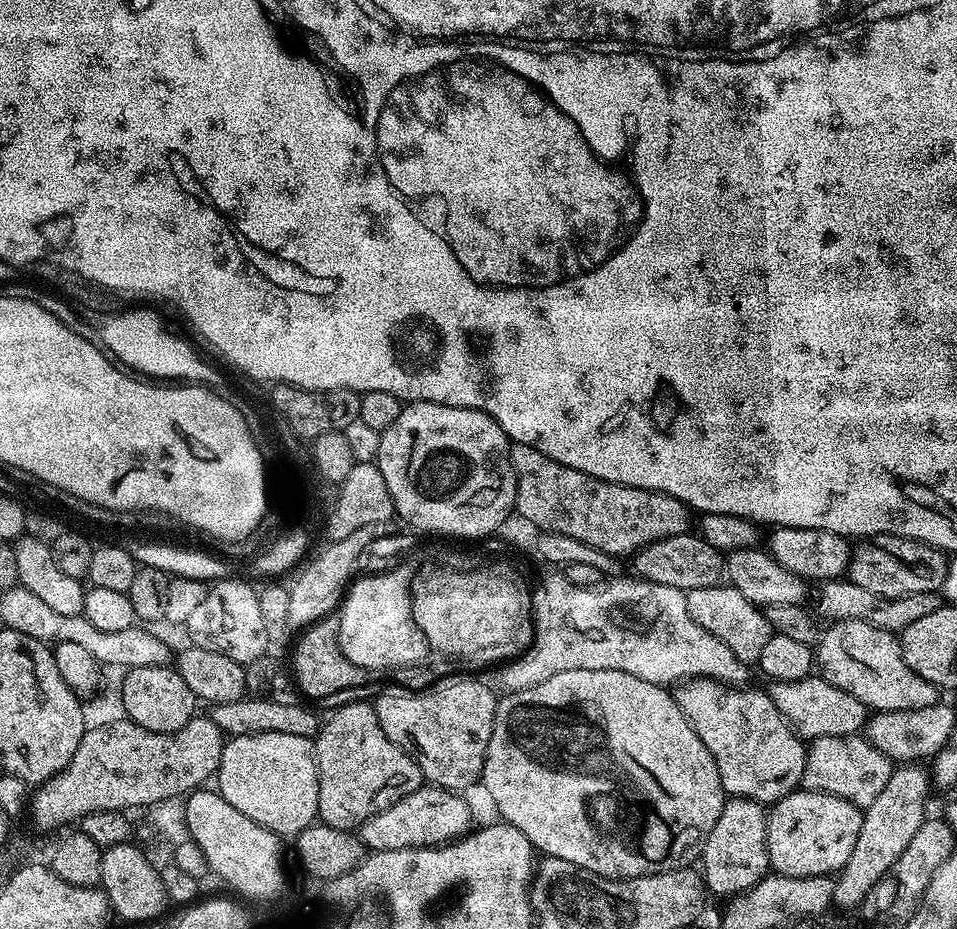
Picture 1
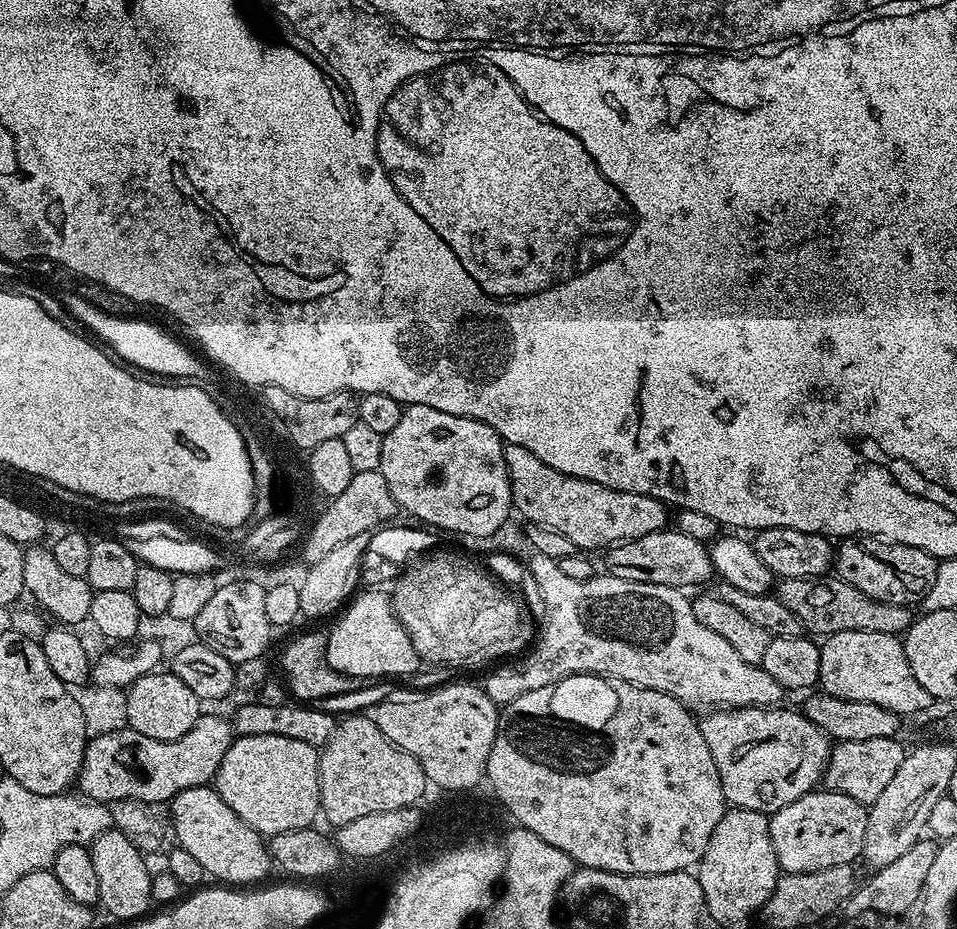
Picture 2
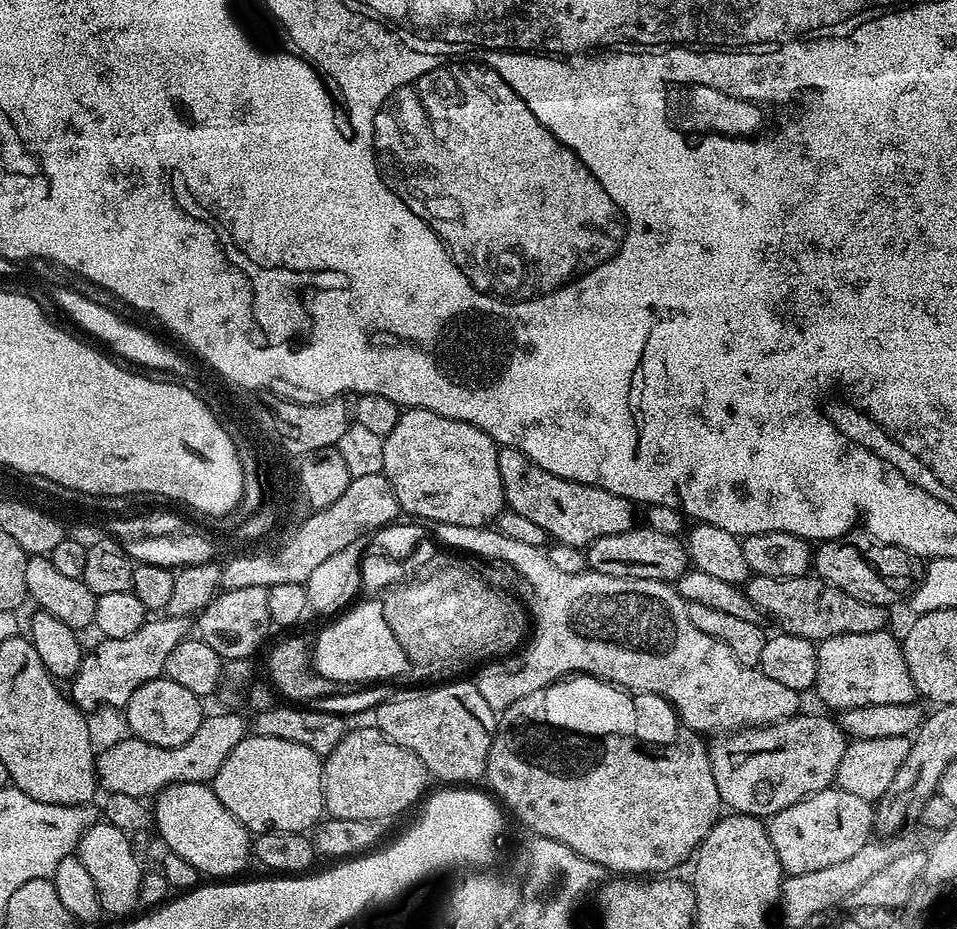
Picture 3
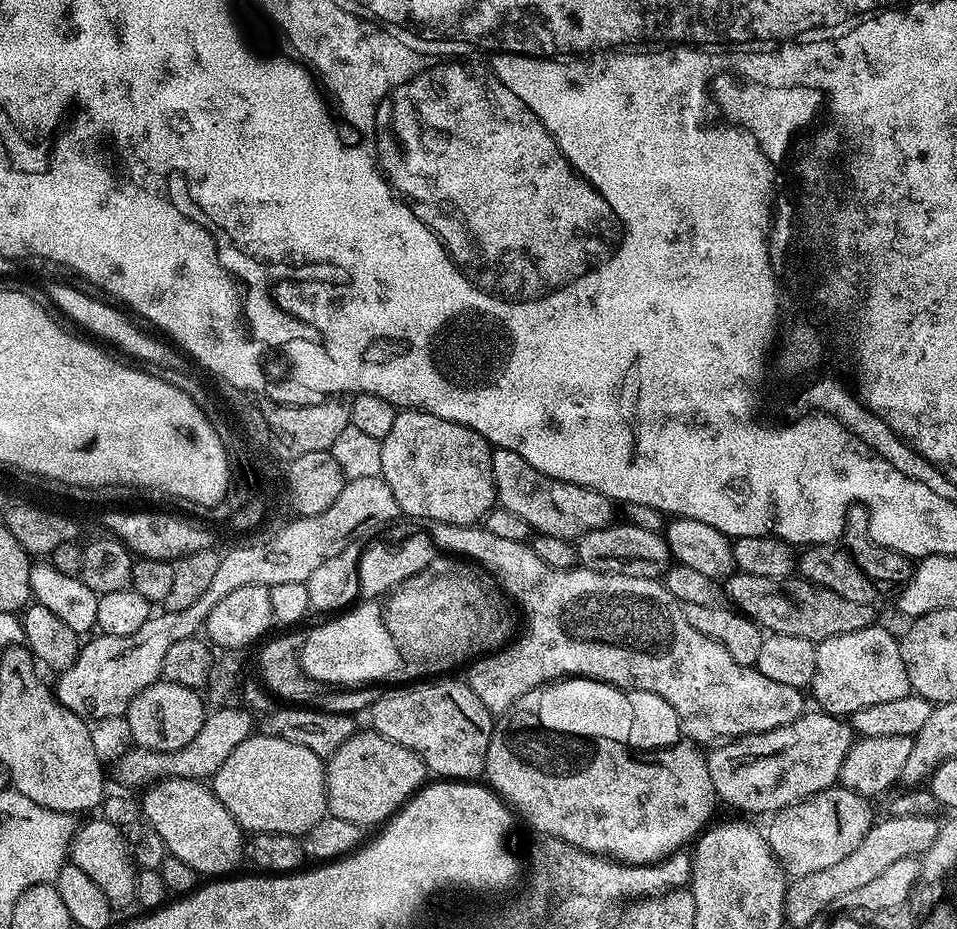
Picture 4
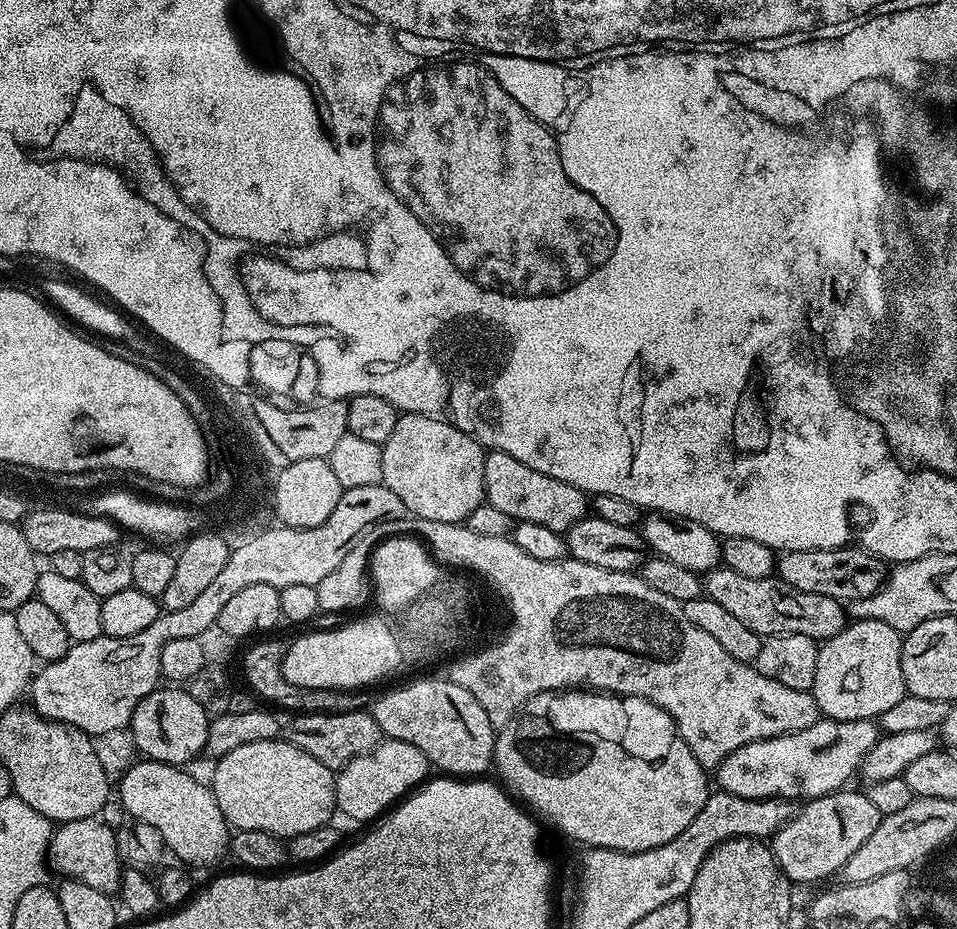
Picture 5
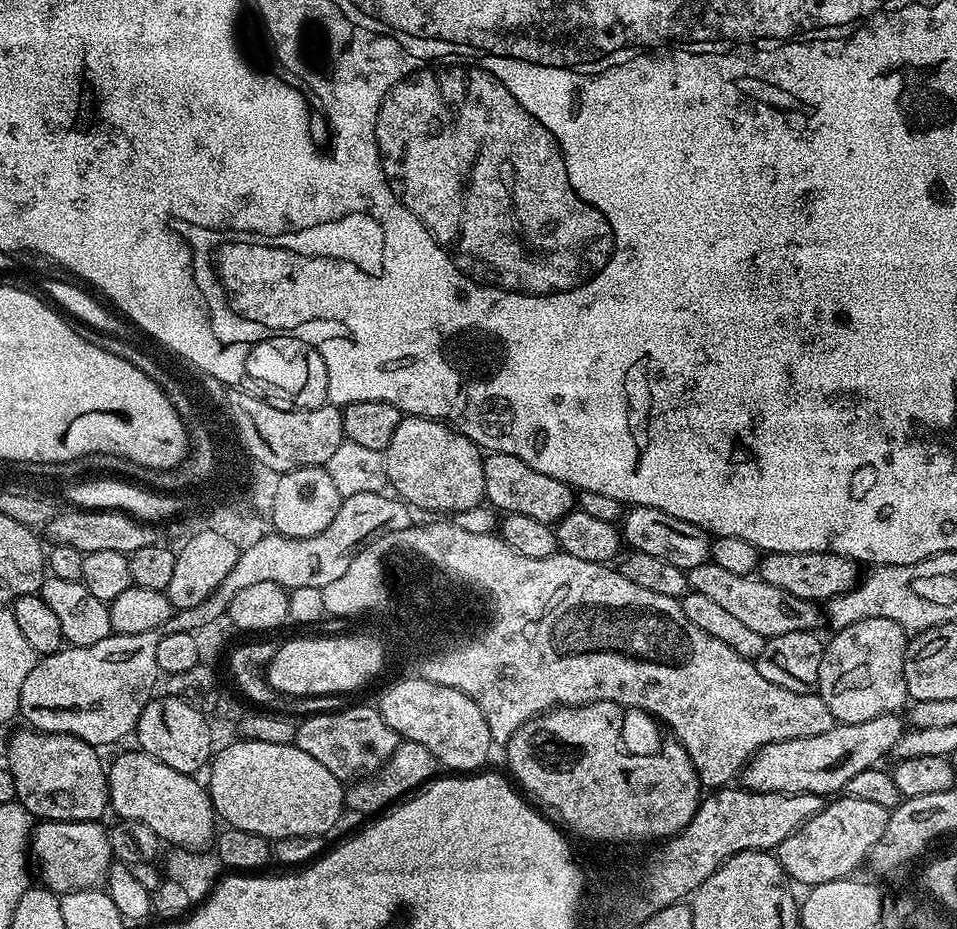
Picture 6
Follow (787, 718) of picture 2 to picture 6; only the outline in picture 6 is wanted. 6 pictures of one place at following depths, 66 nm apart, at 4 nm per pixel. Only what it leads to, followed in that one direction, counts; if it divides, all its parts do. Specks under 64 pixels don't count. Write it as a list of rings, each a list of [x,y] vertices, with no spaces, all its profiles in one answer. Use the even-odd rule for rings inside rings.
[[[879,716],[870,722],[858,722],[857,724],[833,723],[826,734],[807,736],[806,738],[794,738],[768,744],[765,748],[759,748],[751,760],[742,769],[742,784],[750,792],[809,792],[815,796],[825,798],[839,793],[854,778],[854,774],[862,774],[862,770],[877,767],[884,755],[891,753],[896,747],[902,731],[901,717]]]

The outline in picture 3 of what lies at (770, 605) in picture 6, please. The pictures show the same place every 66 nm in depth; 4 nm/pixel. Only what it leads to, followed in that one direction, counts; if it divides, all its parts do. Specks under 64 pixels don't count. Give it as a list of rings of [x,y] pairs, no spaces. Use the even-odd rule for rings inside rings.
[[[815,574],[802,576],[757,576],[743,585],[743,591],[765,617],[777,624],[780,632],[819,642],[842,634],[870,634],[889,627],[888,616],[879,604],[850,598],[842,590],[830,586]]]

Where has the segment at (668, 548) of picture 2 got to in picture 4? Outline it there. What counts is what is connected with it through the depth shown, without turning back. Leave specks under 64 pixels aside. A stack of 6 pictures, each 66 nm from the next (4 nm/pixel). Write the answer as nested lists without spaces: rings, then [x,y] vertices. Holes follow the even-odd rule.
[[[612,522],[607,528],[590,530],[575,541],[575,546],[579,567],[602,574],[622,574],[630,578],[654,580],[667,570],[670,563],[668,544],[660,532],[642,530],[642,526],[630,526],[623,522]]]

